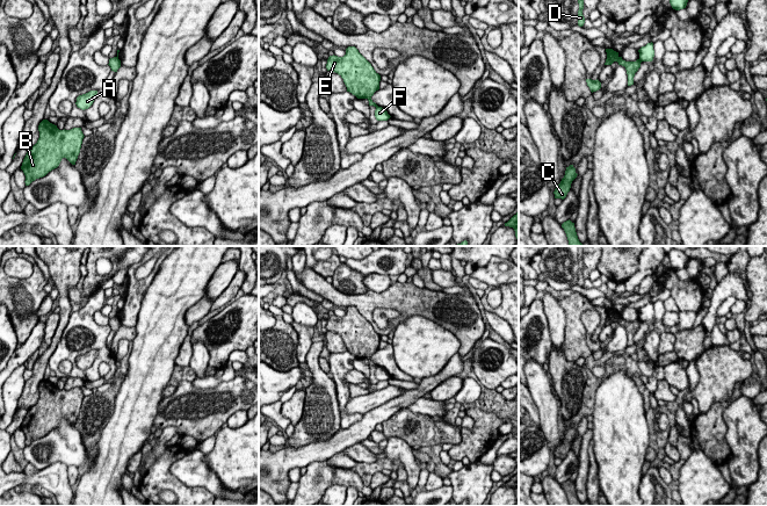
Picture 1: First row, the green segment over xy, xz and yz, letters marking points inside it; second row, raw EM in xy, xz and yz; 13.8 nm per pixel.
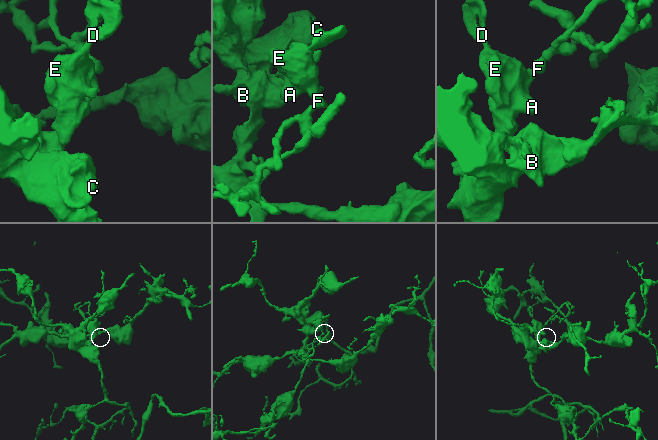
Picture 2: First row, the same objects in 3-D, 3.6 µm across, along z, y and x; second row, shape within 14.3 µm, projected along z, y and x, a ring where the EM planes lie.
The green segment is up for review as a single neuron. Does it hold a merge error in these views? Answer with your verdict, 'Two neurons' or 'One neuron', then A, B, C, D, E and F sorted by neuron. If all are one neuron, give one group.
Two neurons. Groups: A B C D E / F

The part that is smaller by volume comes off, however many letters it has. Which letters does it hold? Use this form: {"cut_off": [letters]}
{"cut_off": ["F"]}

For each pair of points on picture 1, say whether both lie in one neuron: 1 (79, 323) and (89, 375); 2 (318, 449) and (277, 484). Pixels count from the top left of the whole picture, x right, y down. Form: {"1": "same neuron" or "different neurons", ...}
{"1": "same neuron", "2": "same neuron"}

